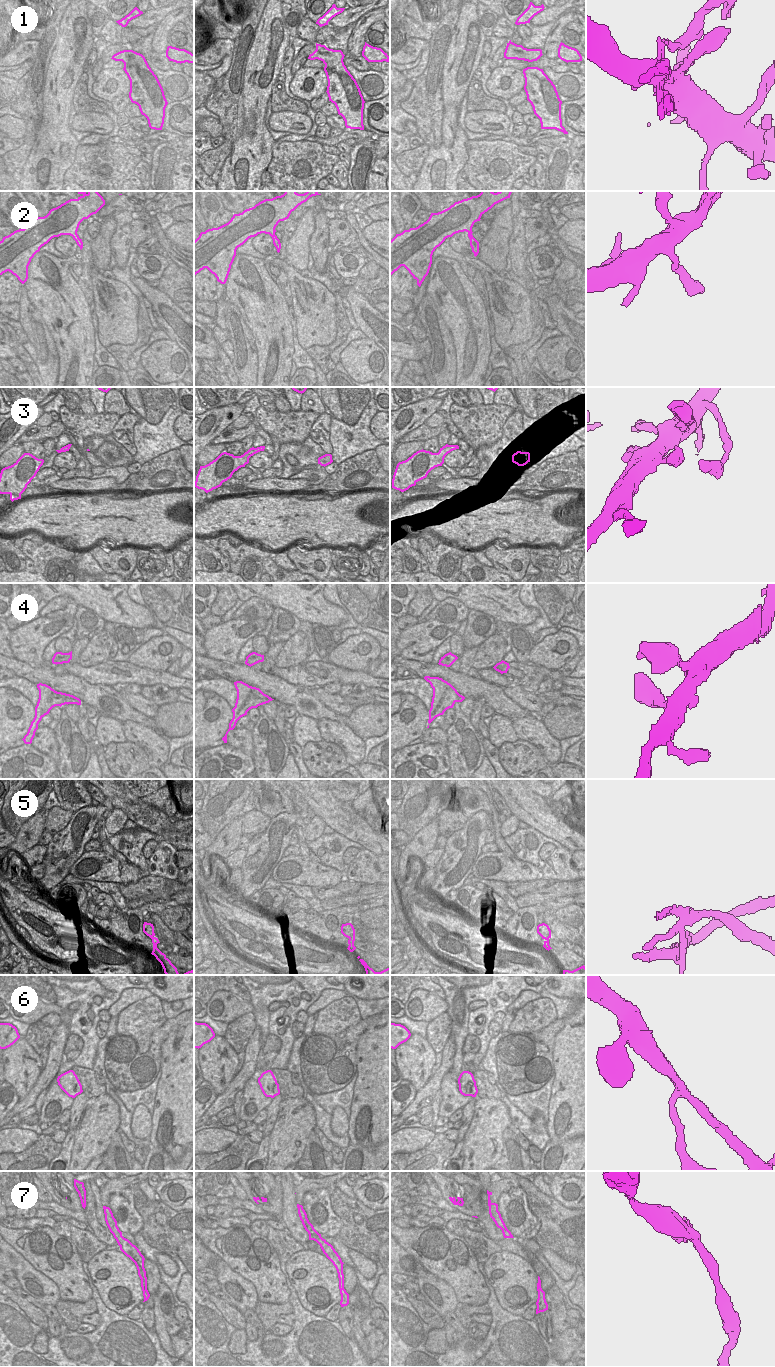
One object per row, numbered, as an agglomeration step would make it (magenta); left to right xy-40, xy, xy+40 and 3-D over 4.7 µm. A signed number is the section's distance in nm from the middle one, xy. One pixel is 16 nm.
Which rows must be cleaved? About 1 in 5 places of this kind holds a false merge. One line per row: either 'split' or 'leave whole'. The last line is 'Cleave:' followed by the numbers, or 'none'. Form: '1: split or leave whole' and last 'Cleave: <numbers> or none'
1: leave whole
2: leave whole
3: leave whole
4: leave whole
5: split
6: leave whole
7: leave whole
Cleave: 5

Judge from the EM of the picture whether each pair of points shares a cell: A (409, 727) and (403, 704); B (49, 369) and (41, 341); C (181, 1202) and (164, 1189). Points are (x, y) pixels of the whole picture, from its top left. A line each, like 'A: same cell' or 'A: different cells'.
A: same cell
B: same cell
C: same cell

